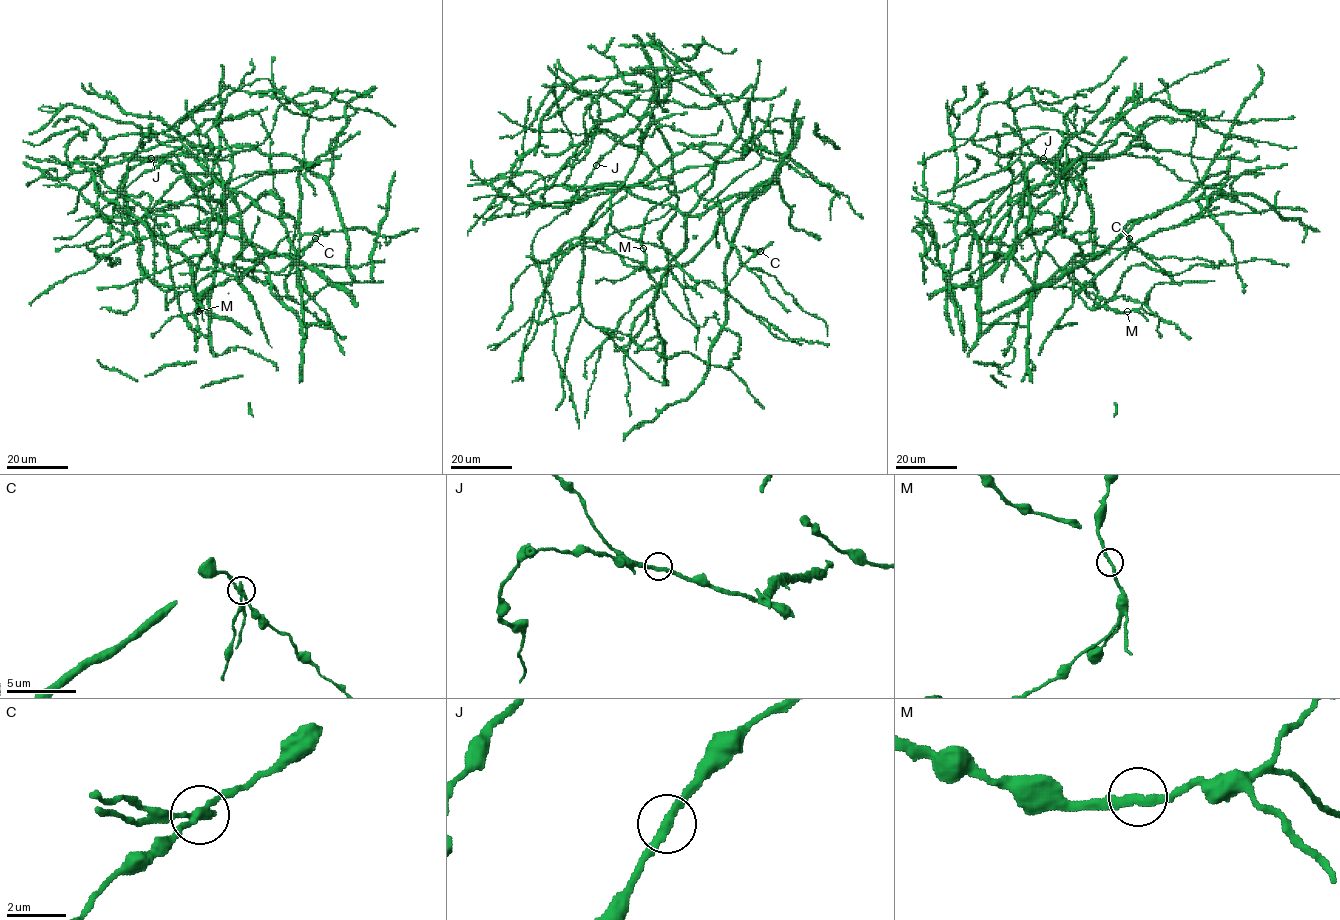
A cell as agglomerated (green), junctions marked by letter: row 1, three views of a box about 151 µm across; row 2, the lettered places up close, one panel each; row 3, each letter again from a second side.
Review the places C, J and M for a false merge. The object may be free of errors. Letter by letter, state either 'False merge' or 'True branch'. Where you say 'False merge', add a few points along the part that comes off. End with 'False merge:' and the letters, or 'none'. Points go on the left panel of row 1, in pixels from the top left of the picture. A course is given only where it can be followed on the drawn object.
C: False merge. Course of the part to remove: (315, 239), (298, 259)
J: True branch
M: True branch
False merge: C

